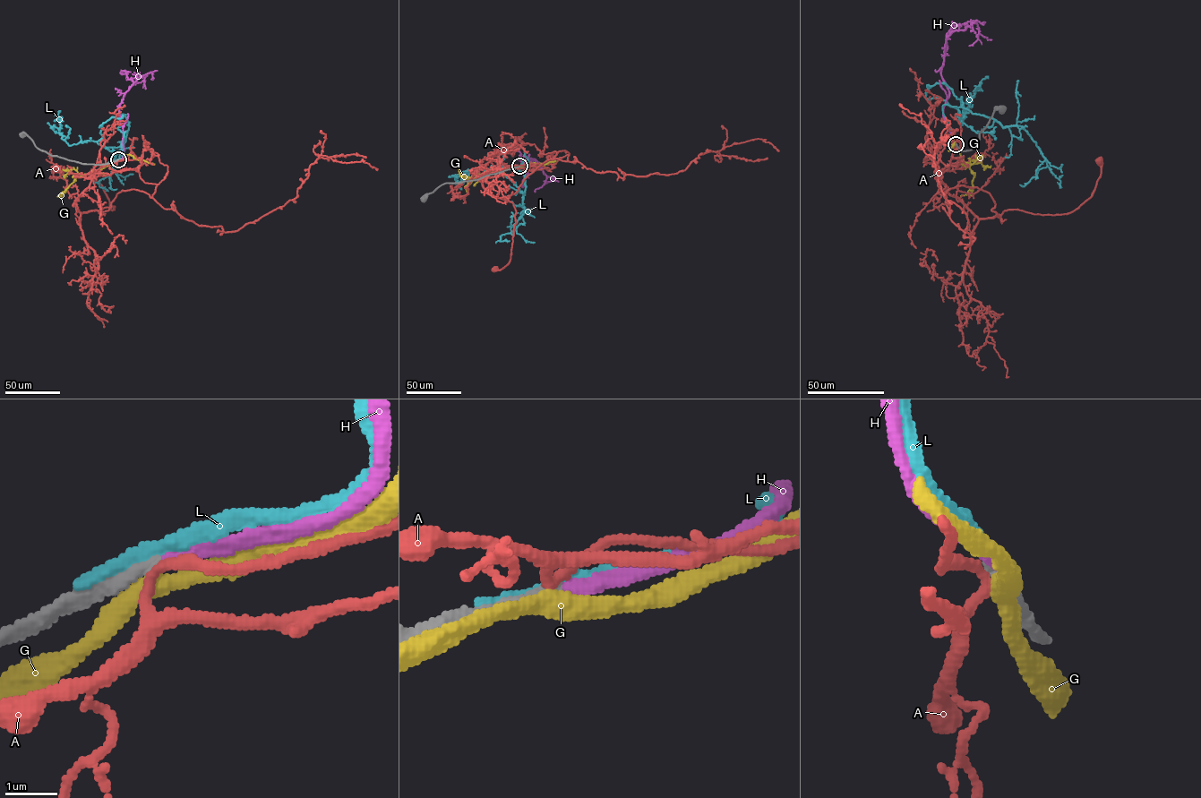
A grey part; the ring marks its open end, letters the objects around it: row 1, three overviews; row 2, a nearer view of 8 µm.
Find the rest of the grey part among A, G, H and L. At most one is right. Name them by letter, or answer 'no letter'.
H

